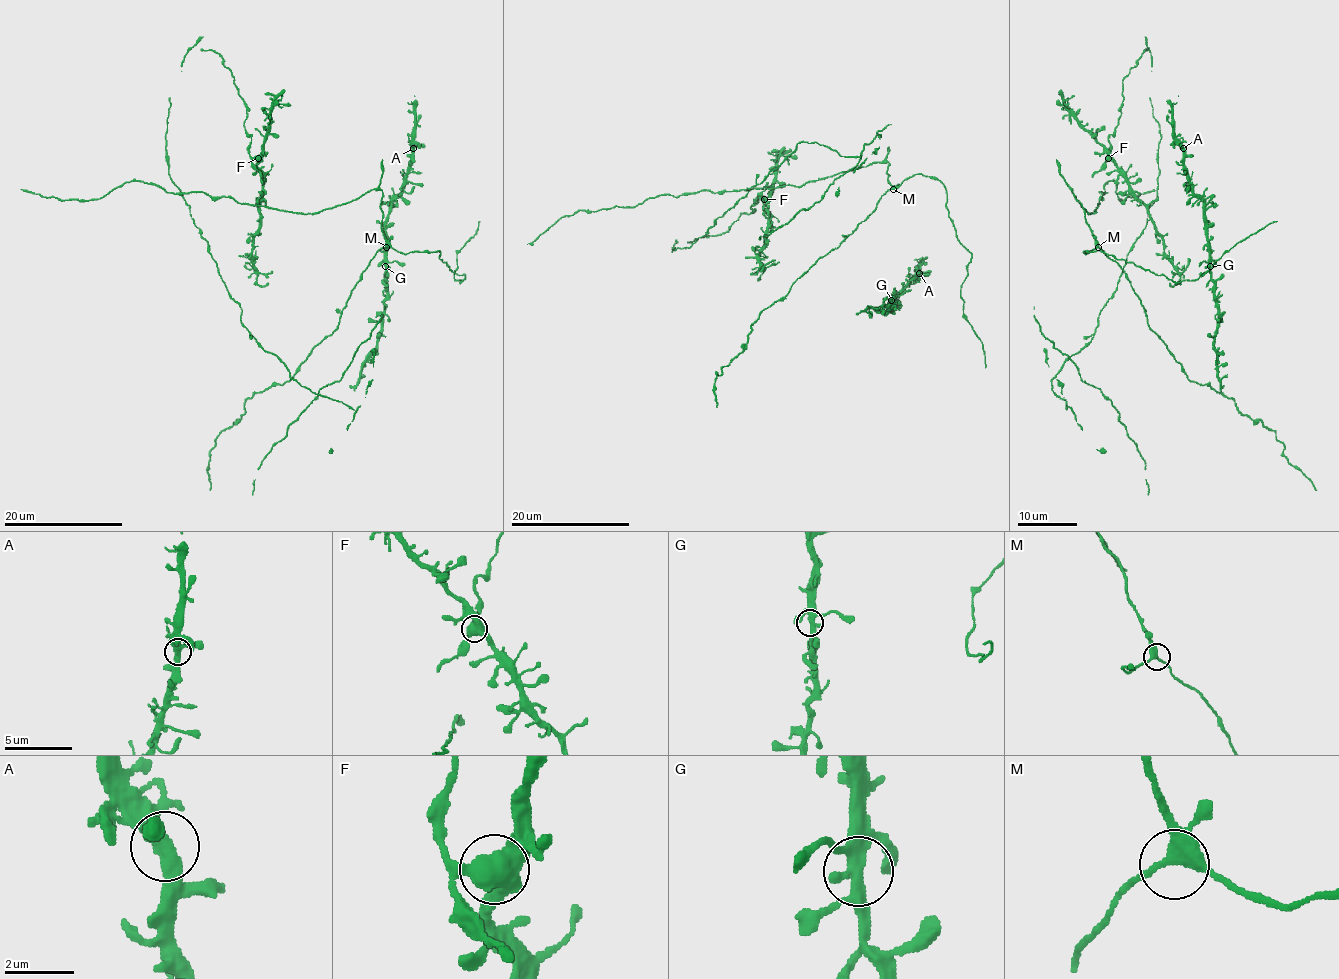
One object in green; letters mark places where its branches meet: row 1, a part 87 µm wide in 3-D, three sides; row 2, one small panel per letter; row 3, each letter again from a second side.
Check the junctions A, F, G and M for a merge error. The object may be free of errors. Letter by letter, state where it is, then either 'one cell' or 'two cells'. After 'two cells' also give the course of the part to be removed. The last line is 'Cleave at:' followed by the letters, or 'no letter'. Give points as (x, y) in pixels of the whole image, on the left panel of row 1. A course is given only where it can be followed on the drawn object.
A: (413, 148) | one cell
F: (258, 158) | two cells | (258, 157), (249, 154), (251, 138), (243, 125), (246, 104), (233, 81), (234, 77), (218, 53), (200, 49)
G: (385, 266) | one cell
M: (386, 247) | one cell
Cleave at: F

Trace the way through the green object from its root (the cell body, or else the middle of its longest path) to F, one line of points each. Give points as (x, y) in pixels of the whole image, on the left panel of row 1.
F: (218, 53), (231, 73), (233, 83), (246, 108), (243, 126), (251, 135), (249, 154), (258, 157)

